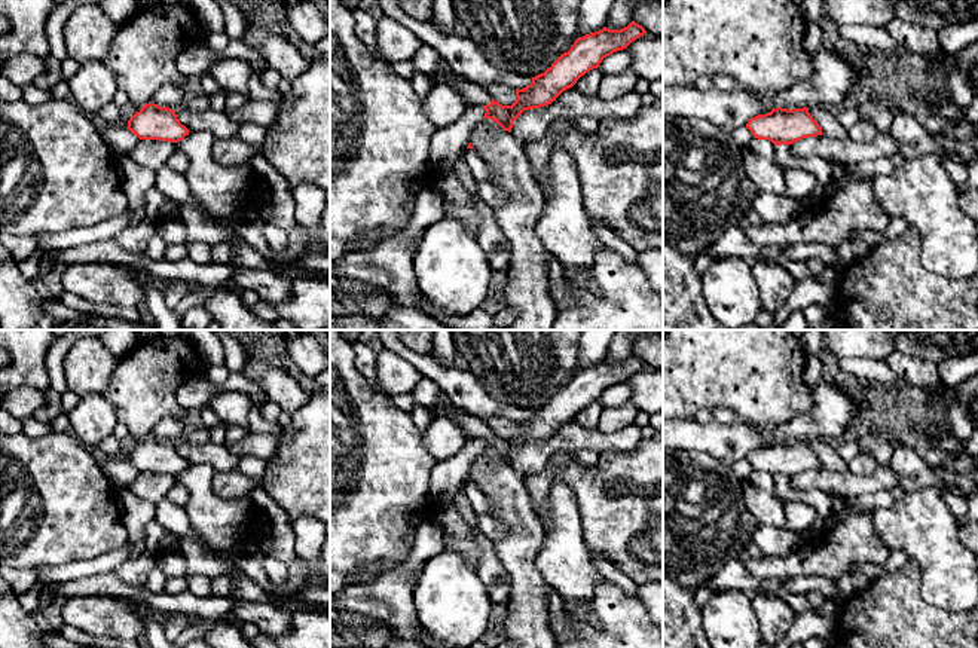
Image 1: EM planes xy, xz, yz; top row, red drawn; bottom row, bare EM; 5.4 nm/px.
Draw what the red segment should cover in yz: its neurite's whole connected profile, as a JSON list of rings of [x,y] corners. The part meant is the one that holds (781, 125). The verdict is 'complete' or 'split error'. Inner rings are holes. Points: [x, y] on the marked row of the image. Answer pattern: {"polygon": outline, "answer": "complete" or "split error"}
{"polygon": [[[807,107],[773,108],[770,113],[751,117],[746,123],[754,138],[768,140],[776,146],[792,144],[803,138],[822,135],[822,128]]], "answer": "complete"}

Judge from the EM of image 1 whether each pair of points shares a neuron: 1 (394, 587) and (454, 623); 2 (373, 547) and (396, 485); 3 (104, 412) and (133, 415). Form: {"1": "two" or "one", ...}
{"1": "two", "2": "one", "3": "two"}

